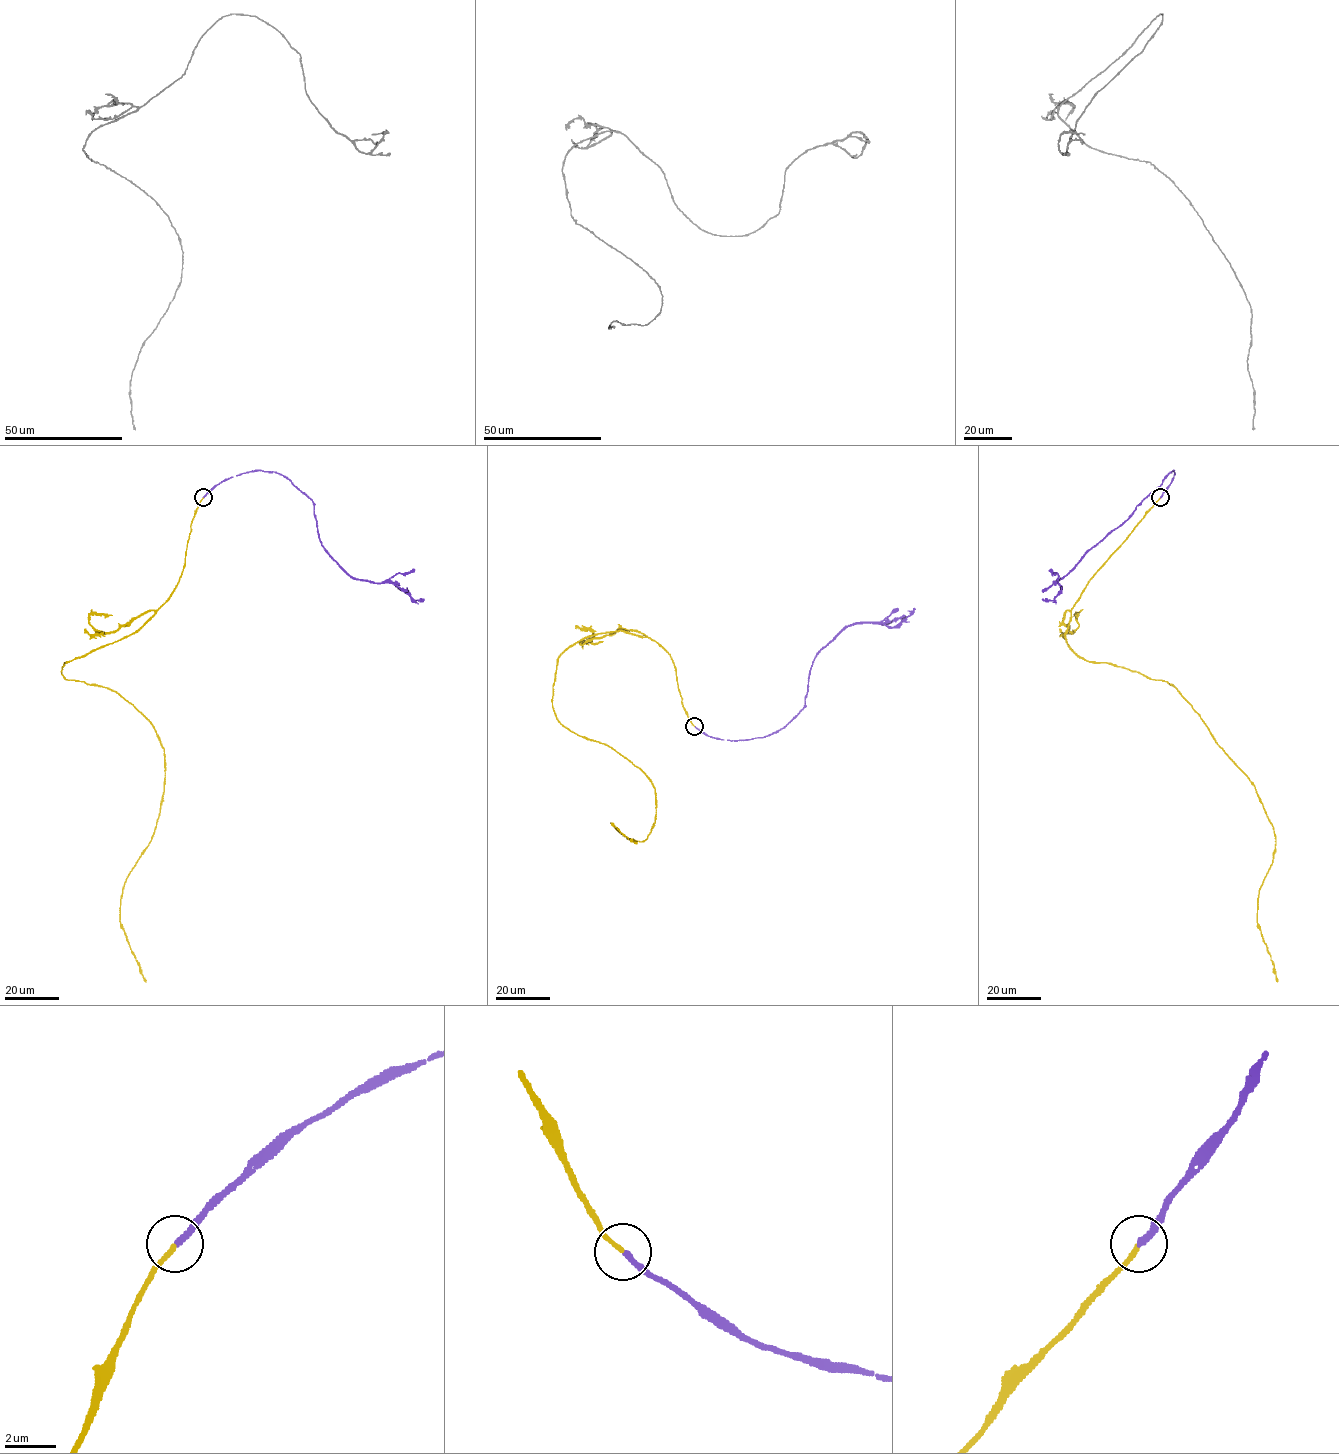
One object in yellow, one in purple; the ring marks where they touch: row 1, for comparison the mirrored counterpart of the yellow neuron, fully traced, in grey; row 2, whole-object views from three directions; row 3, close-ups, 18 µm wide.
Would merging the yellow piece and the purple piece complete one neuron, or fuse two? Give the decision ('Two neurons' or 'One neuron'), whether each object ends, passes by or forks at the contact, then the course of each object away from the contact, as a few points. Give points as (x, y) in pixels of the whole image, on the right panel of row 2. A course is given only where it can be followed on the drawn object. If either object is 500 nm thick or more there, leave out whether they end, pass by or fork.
One neuron. At the ring yellow ends. At the ring purple ends. Course of yellow: (1160, 498), (1090, 580), (1064, 637), (1088, 661), (1172, 684), (1254, 787), (1275, 838), (1257, 927), (1277, 982). Course of purple: (1160, 498), (1174, 478), (1173, 470), (1126, 520), (1057, 581), (1061, 591), (1053, 600), (1042, 599)

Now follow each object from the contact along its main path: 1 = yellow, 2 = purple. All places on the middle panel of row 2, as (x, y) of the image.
1: (694, 726), (650, 638), (595, 634), (561, 654), (557, 719), (654, 788), (646, 839), (611, 823), (637, 843)
2: (694, 726), (721, 740), (775, 733), (804, 706), (812, 662), (841, 631), (866, 622), (895, 627), (914, 608)

